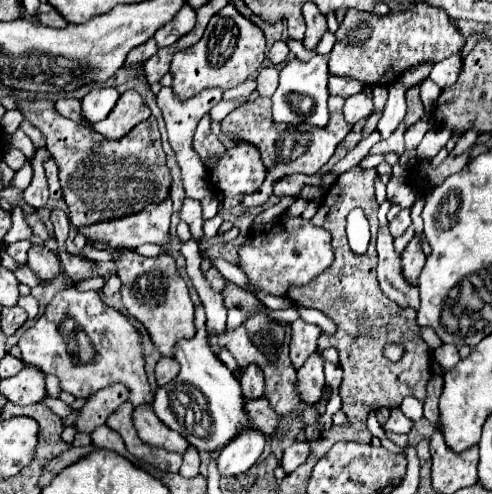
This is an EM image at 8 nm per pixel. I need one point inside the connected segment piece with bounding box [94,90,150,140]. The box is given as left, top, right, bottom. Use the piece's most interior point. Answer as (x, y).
(130, 109)

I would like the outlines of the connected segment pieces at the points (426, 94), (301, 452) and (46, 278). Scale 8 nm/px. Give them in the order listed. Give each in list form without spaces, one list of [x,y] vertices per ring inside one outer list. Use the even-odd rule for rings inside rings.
[[[428,78],[420,84],[420,98],[422,98],[422,104],[424,104],[426,112],[432,112],[436,108],[436,100],[438,100],[440,92],[442,90],[432,80],[428,80]]]
[[[294,442],[292,446],[288,446],[288,448],[284,450],[284,456],[282,456],[280,466],[284,468],[286,474],[290,474],[290,472],[292,472],[294,468],[298,468],[306,458],[308,458],[308,444]]]
[[[36,244],[28,250],[28,262],[26,262],[40,278],[42,282],[50,282],[60,274],[60,258],[54,254],[48,246]]]

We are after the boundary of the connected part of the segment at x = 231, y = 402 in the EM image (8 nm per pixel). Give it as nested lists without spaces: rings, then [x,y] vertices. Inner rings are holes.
[[[201,306],[195,307],[194,317],[198,317],[196,336],[192,340],[180,340],[174,352],[174,358],[180,364],[180,374],[170,384],[156,388],[152,408],[162,424],[182,434],[198,452],[214,452],[224,448],[242,430],[250,430],[252,422],[244,410],[246,400],[240,382],[208,346],[206,314]],[[204,432],[208,432],[206,438]]]

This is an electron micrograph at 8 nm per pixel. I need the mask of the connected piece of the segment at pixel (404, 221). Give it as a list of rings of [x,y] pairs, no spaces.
[[[402,208],[400,212],[398,212],[398,216],[388,224],[390,226],[390,234],[394,236],[394,238],[398,238],[398,236],[402,236],[404,232],[406,232],[406,228],[412,224],[412,218],[410,218],[410,208]]]

